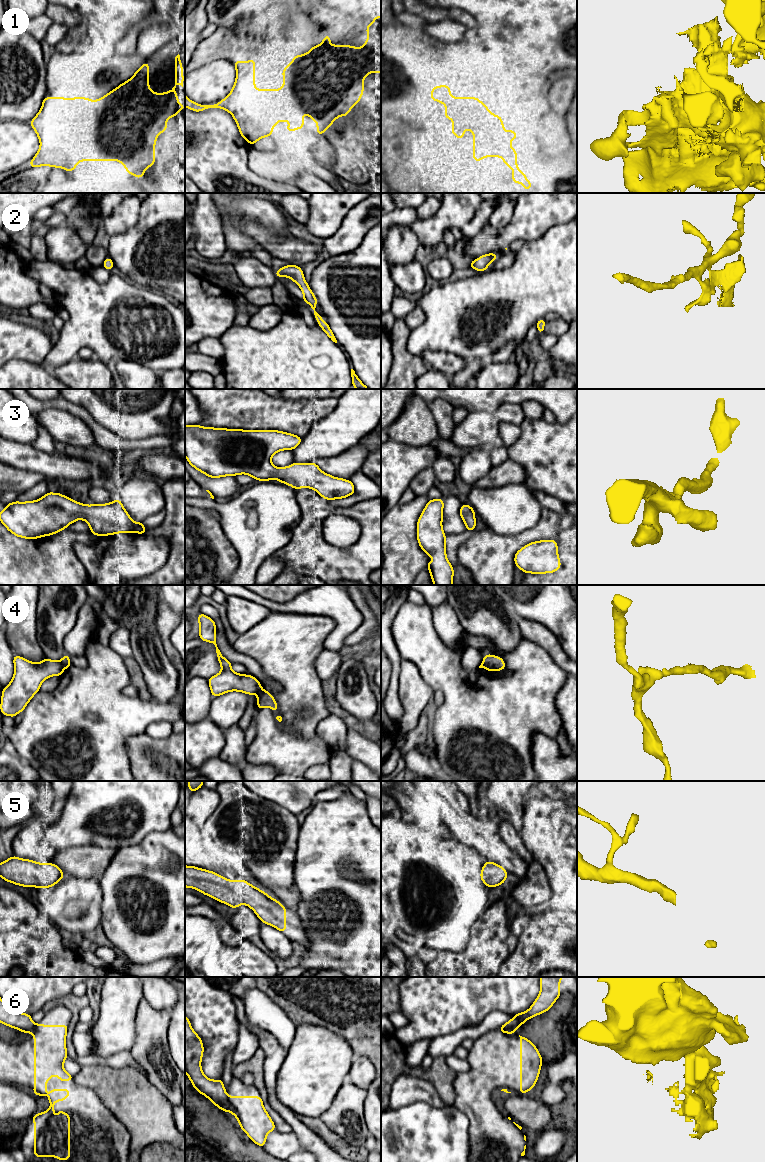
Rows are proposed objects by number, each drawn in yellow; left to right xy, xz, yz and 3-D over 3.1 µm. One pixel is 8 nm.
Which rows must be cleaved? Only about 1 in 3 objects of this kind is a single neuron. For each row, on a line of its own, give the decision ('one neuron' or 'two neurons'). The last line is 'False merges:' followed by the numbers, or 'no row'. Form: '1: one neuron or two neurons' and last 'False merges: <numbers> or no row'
1: one neuron
2: one neuron
3: one neuron
4: two neurons
5: one neuron
6: two neurons
False merges: 4, 6

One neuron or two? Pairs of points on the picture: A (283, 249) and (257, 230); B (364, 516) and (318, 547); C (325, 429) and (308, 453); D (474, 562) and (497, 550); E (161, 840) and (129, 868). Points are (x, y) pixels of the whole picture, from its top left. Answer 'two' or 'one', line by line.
A: one
B: one
C: one
D: one
E: one

